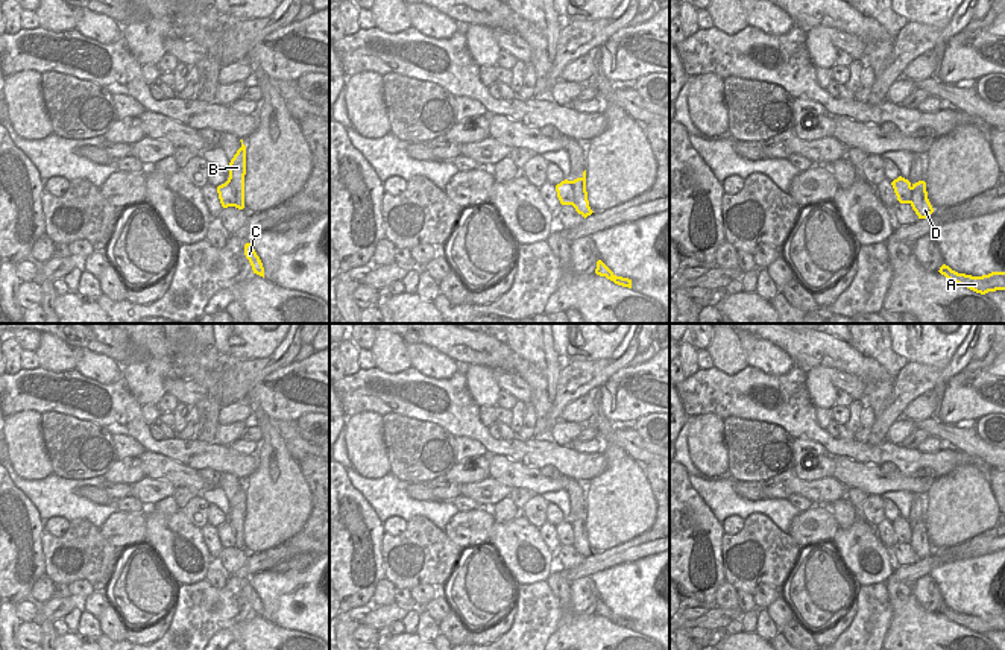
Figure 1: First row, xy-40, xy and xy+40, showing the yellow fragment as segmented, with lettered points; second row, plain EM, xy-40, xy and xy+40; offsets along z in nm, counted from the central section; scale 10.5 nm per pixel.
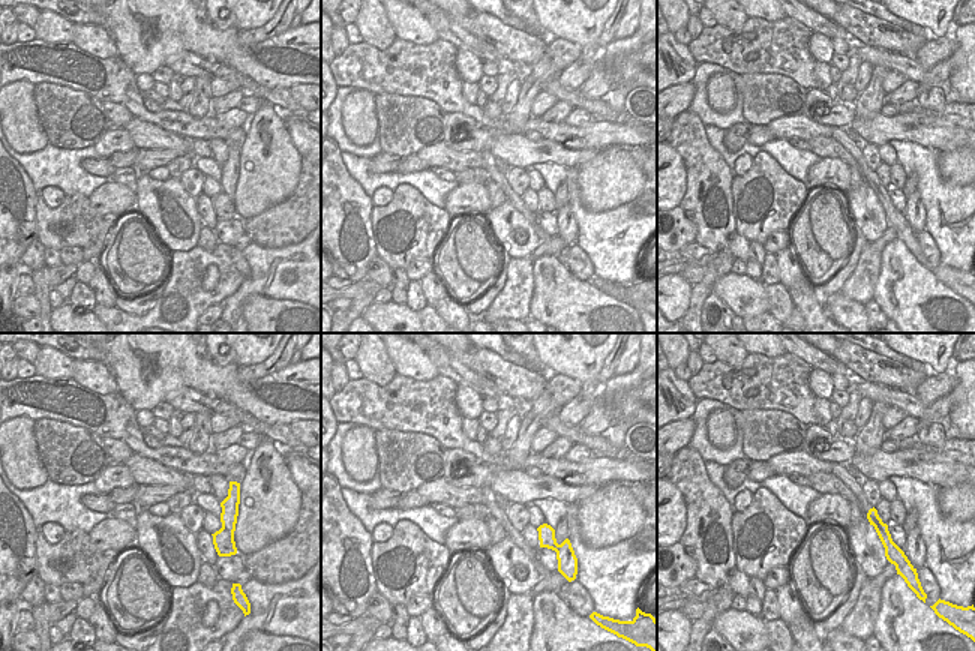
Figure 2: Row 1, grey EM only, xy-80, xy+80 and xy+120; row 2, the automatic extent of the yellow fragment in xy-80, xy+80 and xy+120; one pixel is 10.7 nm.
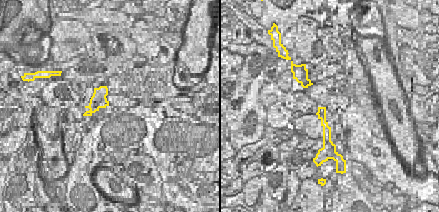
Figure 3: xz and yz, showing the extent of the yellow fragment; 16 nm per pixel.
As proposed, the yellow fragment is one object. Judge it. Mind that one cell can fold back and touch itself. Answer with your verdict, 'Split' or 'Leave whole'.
Split.

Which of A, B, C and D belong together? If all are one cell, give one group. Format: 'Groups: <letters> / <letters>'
Groups: A C / B D.

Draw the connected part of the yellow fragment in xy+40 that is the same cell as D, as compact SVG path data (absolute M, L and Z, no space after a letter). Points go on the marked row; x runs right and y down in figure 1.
M918 181L918 182L912 184L911 207L915 211L915 214L918 216L918 219L926 219L928 216L931 216L934 213L934 208L928 199L925 181Z

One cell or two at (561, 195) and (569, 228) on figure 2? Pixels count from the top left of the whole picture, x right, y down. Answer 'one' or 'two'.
two

